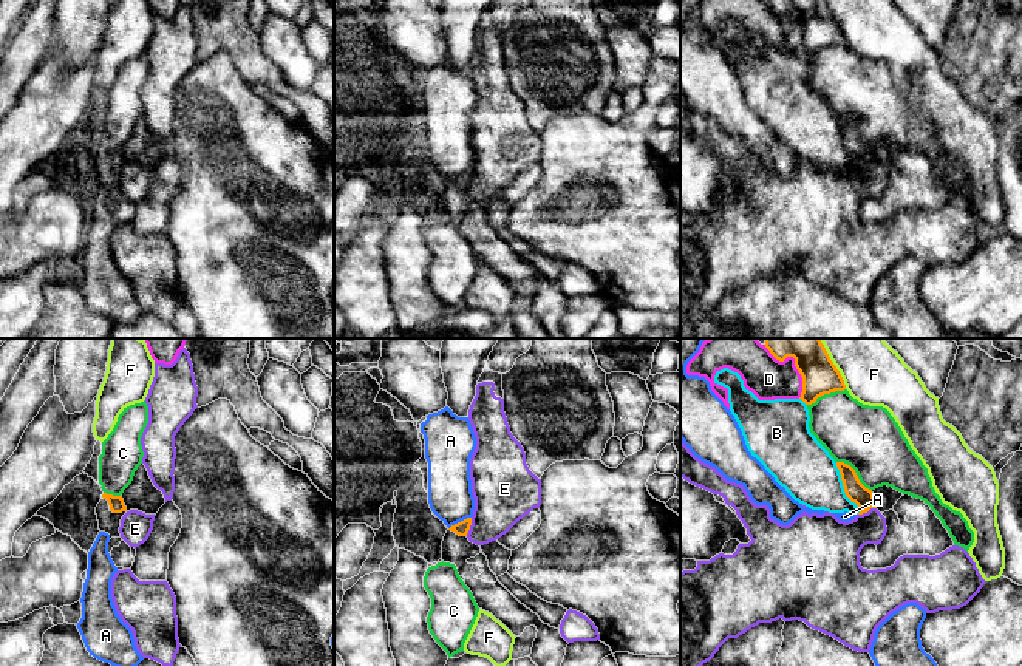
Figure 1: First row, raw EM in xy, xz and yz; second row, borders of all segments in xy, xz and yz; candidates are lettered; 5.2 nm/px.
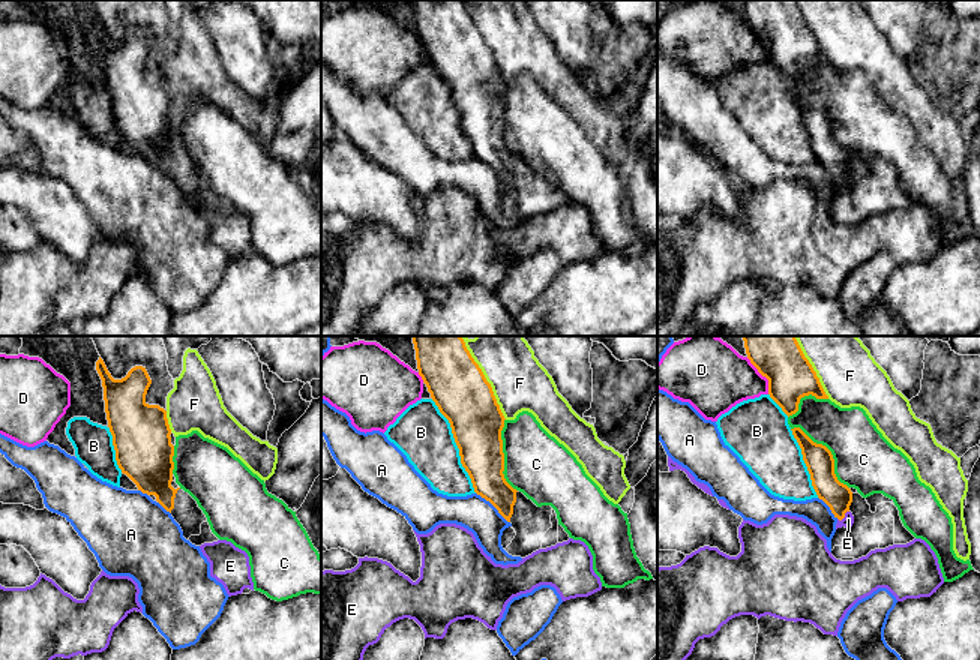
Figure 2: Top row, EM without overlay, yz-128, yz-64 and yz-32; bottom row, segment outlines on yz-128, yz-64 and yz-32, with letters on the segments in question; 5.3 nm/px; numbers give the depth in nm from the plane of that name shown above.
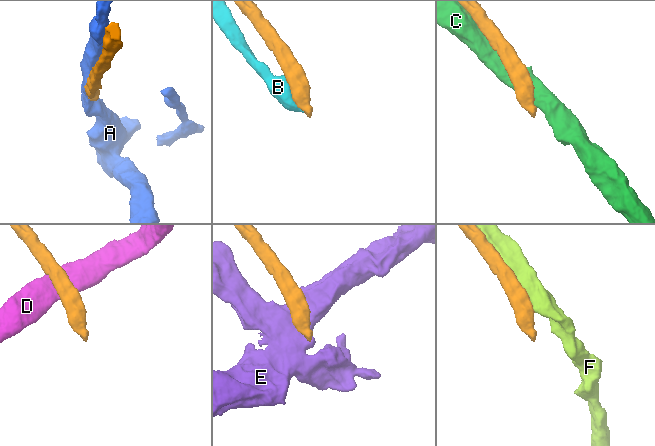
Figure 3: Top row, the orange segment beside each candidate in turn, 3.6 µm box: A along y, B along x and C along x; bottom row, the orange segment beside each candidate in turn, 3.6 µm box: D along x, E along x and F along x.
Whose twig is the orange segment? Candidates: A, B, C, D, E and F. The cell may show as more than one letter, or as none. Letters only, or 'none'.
none

